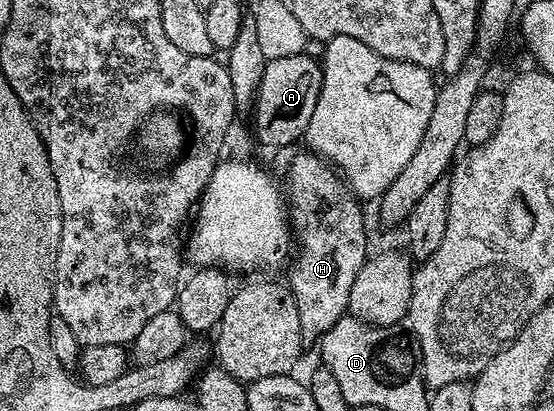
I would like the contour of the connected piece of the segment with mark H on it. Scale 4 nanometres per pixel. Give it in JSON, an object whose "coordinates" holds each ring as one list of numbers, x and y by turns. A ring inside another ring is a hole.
{"coordinates":[[303,150,288,164,288,188,286,184,286,207,290,213,290,228,294,233,295,249,292,264,292,277,286,280,287,287,294,294,294,302,298,306,298,322,300,323,301,341,319,341,320,337,346,315,350,300,350,286,354,286,354,278,358,278,358,270,362,270,364,261,370,255,368,236,364,233,364,212,361,201,348,186,347,180,337,169,333,168,324,157,317,152]]}

